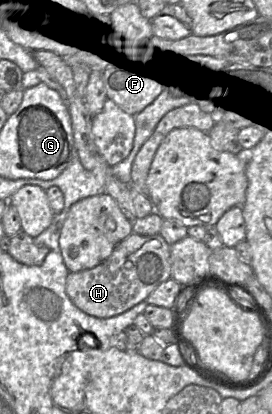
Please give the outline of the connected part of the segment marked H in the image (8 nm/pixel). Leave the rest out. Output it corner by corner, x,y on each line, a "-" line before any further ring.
132,232
97,266
69,272
66,293
80,310
97,318
120,315
147,299
161,283
171,278
170,245
162,235

